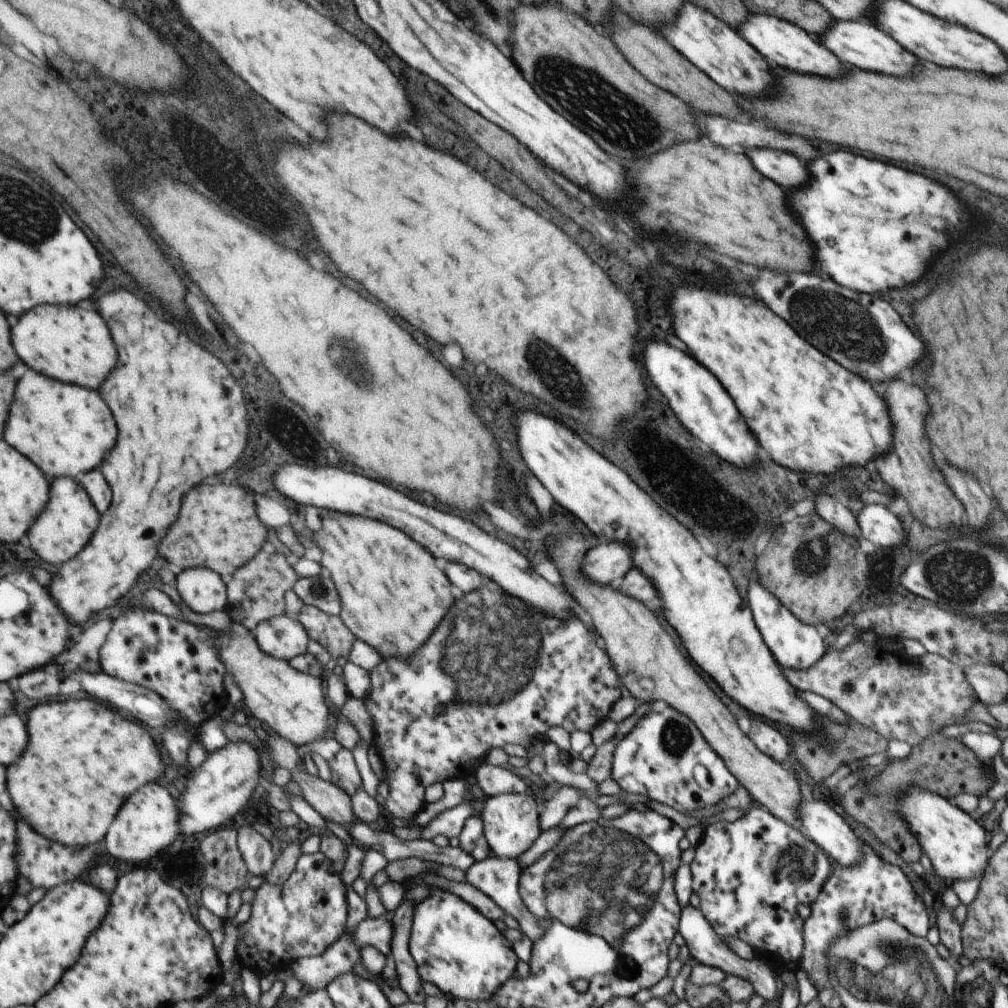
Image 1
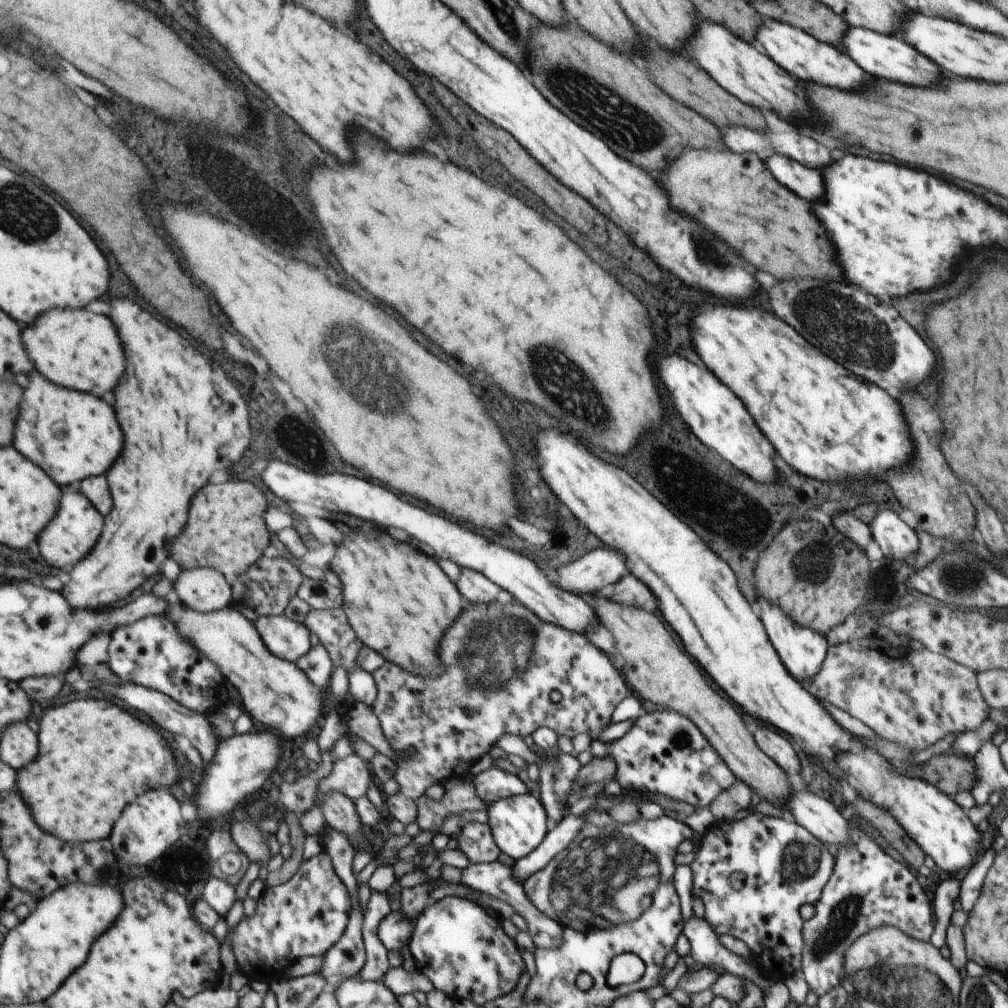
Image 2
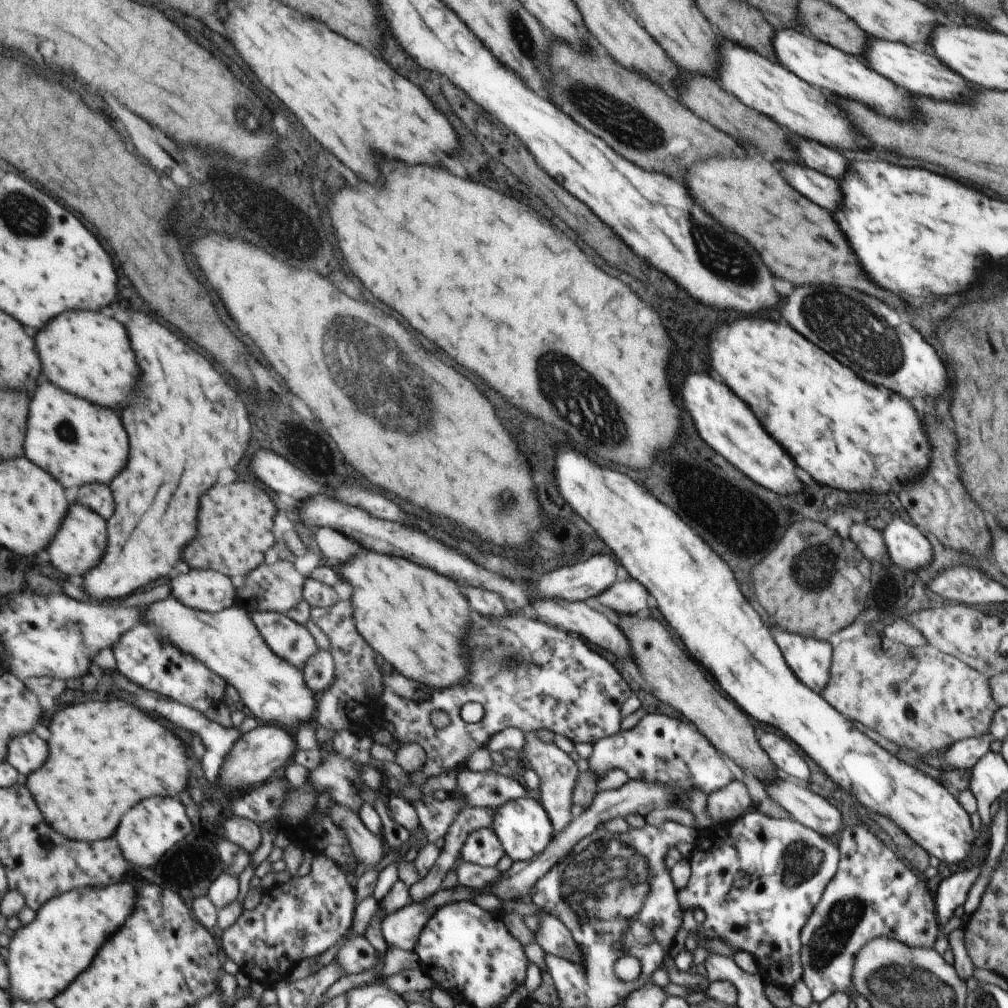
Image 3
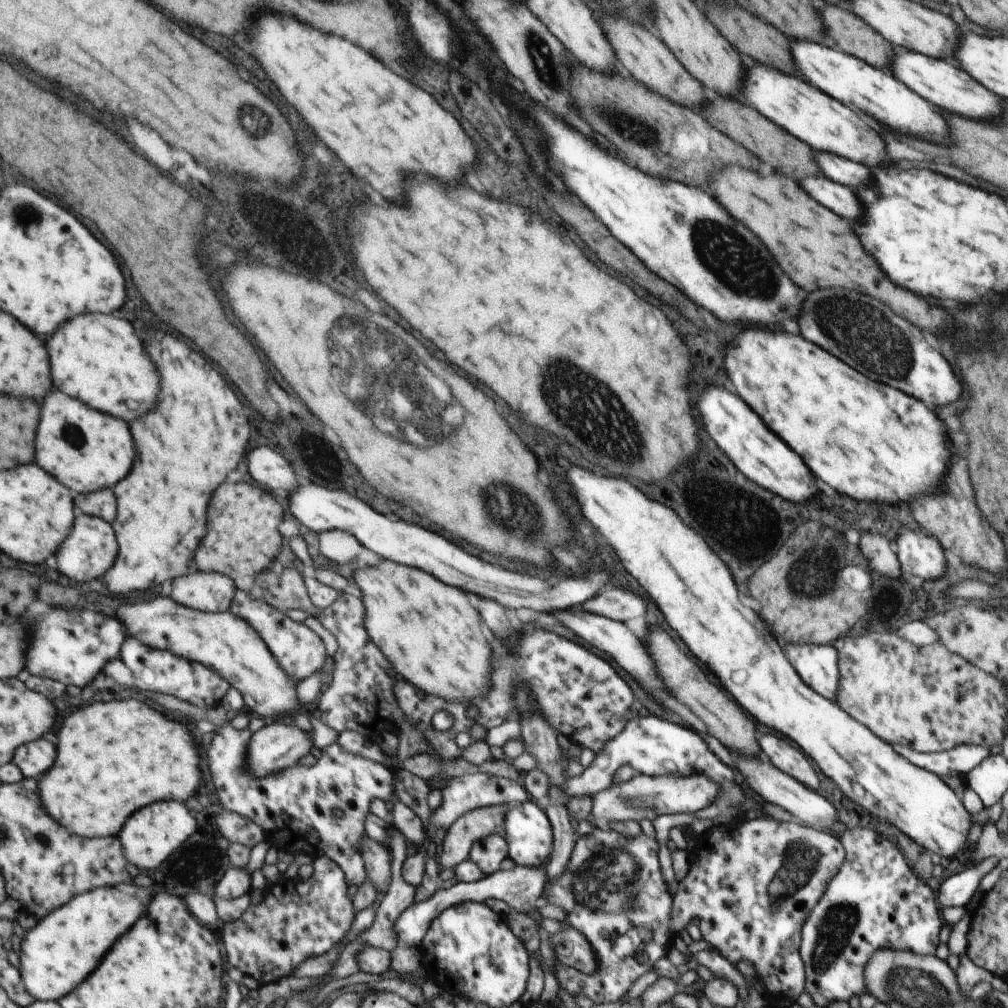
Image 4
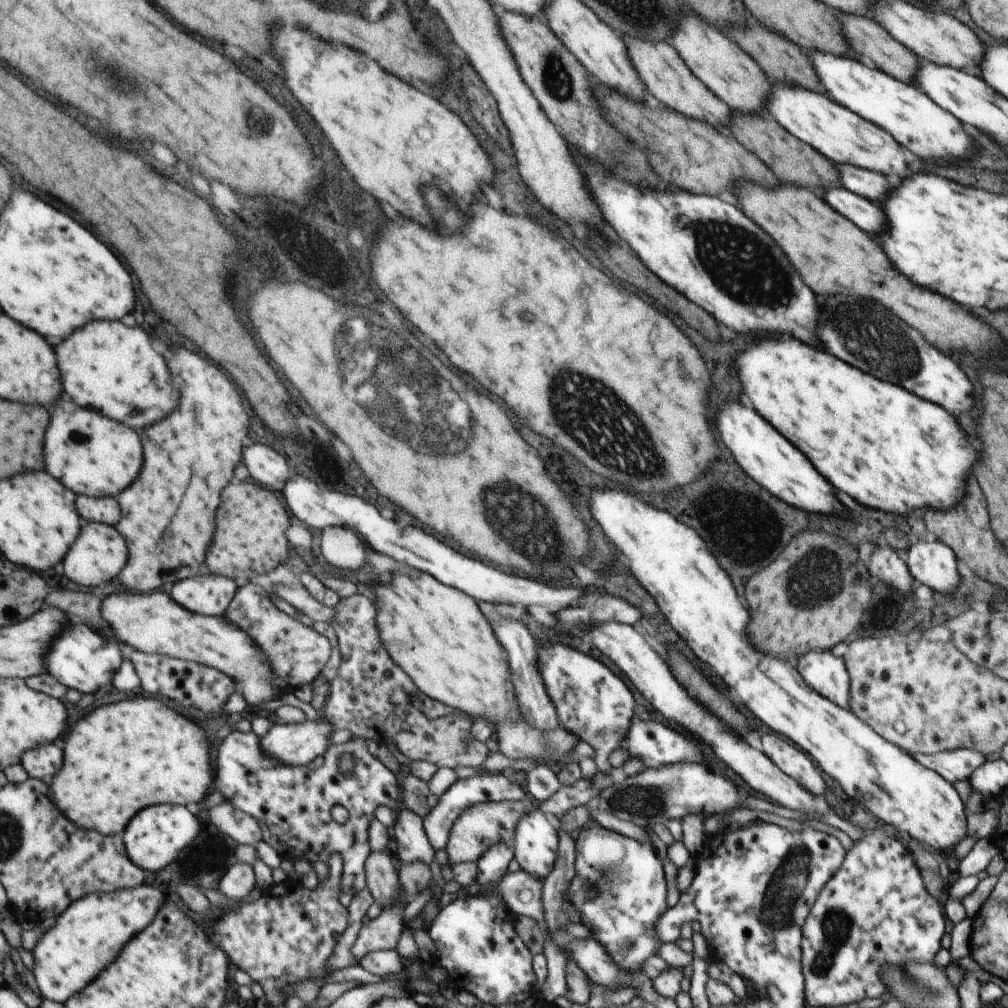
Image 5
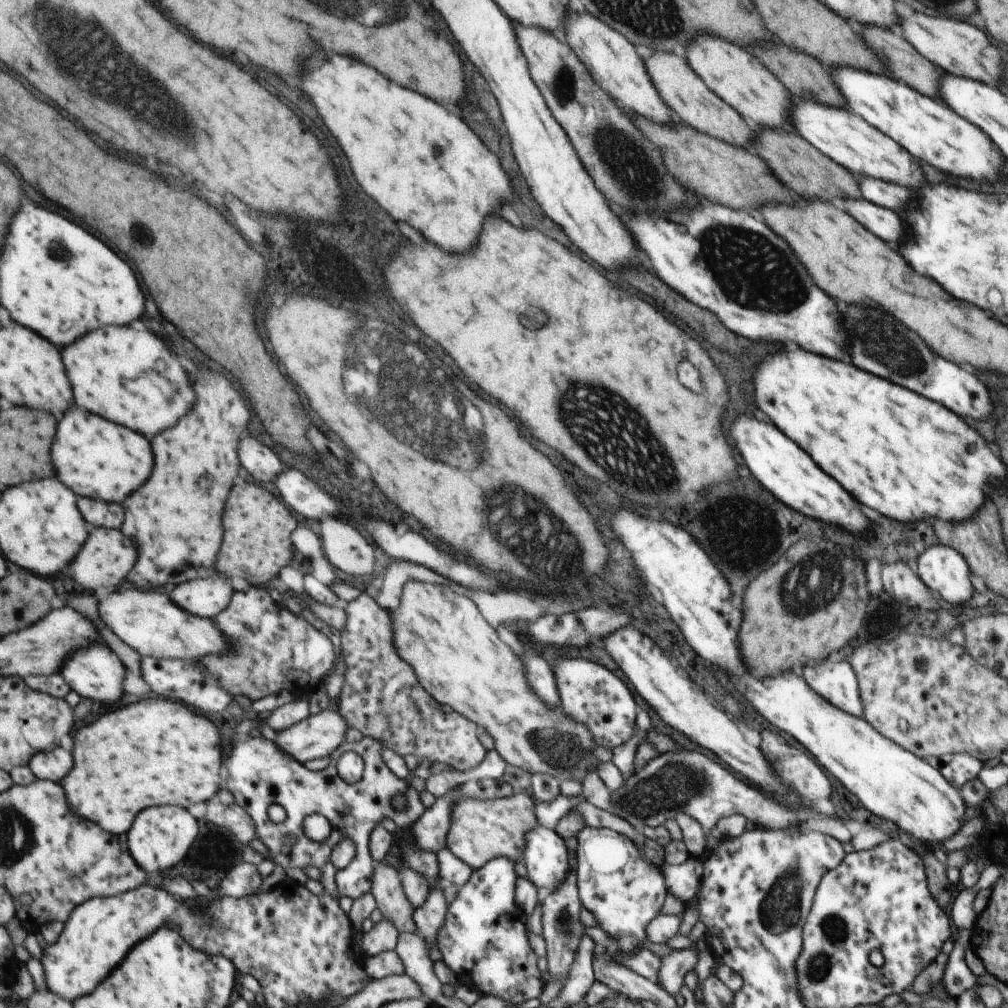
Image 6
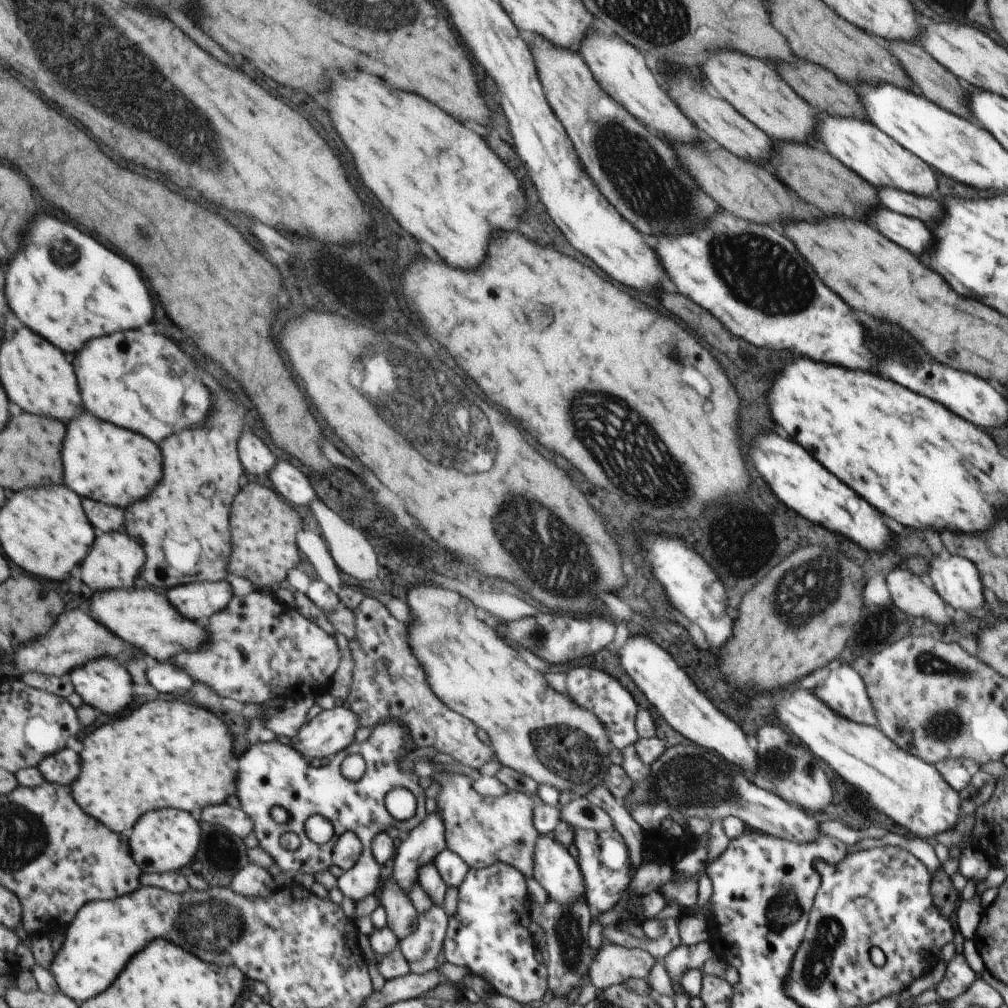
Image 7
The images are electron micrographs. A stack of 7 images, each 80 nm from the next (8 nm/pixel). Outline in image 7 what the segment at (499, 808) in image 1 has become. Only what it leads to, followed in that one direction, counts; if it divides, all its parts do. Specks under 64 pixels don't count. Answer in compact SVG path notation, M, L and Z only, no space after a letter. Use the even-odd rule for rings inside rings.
M539 835L536 838L533 868L532 878L545 890L549 901L560 905L575 903L578 899L583 899L584 901L586 888L581 868L567 853L564 845L560 845L557 841L554 841L551 835Z

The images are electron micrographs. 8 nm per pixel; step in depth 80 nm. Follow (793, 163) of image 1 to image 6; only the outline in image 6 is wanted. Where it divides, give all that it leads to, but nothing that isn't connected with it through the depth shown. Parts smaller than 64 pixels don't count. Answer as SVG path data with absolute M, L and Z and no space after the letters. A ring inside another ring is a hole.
M845 200L843 204L859 224L865 224L865 228L869 228L869 232L873 232L875 236L881 236L881 240L903 244L903 240L907 238L905 222L895 212L879 208L865 200Z

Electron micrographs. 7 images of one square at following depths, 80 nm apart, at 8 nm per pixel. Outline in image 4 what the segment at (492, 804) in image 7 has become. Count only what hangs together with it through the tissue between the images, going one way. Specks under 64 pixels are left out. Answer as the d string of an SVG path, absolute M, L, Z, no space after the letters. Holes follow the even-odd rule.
M491 805L465 812L454 820L442 840L440 856L443 868L454 868L468 859L475 841L489 835L504 836L504 816L510 805Z

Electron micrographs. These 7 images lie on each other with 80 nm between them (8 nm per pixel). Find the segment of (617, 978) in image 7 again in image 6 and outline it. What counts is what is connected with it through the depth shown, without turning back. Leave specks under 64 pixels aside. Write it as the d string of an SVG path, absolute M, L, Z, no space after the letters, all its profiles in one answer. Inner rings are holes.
M639 948L634 951L634 954L622 953L616 950L609 956L611 956L614 963L632 970L635 974L650 980L652 983L656 982L660 967L660 957L648 949Z

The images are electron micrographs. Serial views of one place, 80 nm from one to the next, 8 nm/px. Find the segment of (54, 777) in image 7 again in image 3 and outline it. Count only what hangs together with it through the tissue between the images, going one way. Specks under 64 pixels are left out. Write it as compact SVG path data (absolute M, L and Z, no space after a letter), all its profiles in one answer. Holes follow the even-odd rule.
M32 732L13 738L7 762L17 768L22 776L29 776L35 770L39 770L47 762L47 758L49 758L47 742Z

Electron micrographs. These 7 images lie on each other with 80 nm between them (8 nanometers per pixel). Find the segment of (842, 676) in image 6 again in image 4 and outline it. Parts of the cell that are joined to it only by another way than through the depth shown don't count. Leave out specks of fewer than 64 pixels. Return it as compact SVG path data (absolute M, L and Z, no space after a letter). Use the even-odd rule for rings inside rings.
M786 643L782 648L800 679L822 697L836 702L837 691L840 691L840 671L839 655L833 647Z

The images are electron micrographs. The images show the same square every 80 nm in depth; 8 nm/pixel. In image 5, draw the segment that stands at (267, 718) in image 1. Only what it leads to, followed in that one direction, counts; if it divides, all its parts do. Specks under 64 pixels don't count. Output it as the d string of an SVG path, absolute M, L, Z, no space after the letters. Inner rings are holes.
M131 592L113 594L103 602L103 618L113 626L118 638L131 649L199 662L228 674L236 682L237 690L242 692L250 707L257 707L261 702L269 702L284 694L280 690L280 686L284 684L275 678L268 656L231 620L191 612L173 602L173 598L163 592L153 592L149 596L131 596Z

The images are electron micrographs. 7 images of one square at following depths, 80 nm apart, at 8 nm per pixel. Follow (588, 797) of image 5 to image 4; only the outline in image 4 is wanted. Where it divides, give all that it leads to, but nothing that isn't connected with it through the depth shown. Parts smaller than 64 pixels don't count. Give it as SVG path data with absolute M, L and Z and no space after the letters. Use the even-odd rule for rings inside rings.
M633 714L629 717L628 724L619 735L605 743L605 746L594 755L594 761L587 768L584 768L580 775L568 778L564 785L561 785L563 794L567 800L579 797L591 797L599 791L603 791L609 785L616 771L621 766L629 765L635 775L705 775L710 781L716 782L719 786L725 780L733 778L733 772L723 766L705 746L705 742L695 734L695 730L687 730L681 726L675 726L667 720Z

